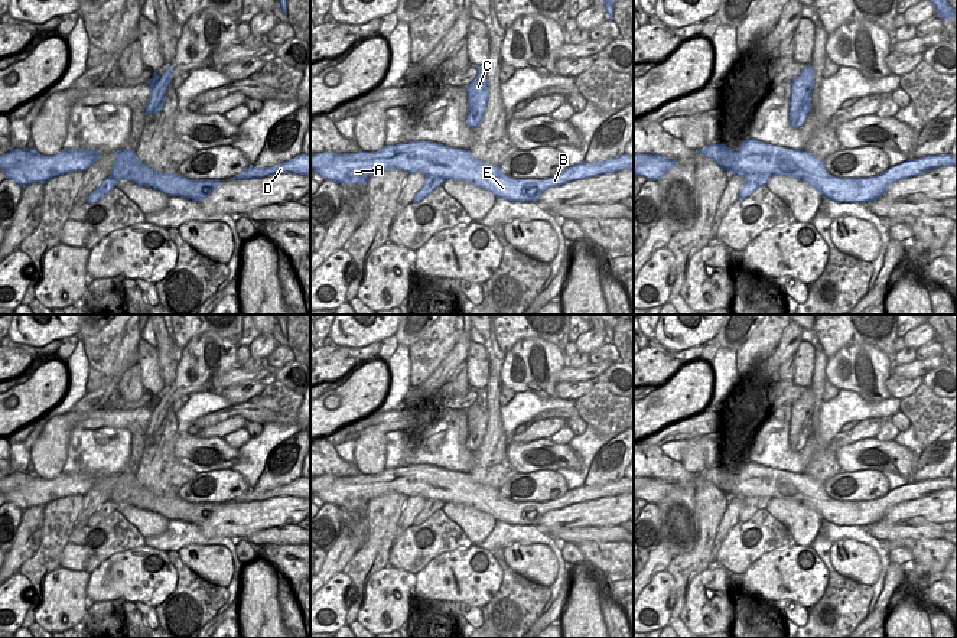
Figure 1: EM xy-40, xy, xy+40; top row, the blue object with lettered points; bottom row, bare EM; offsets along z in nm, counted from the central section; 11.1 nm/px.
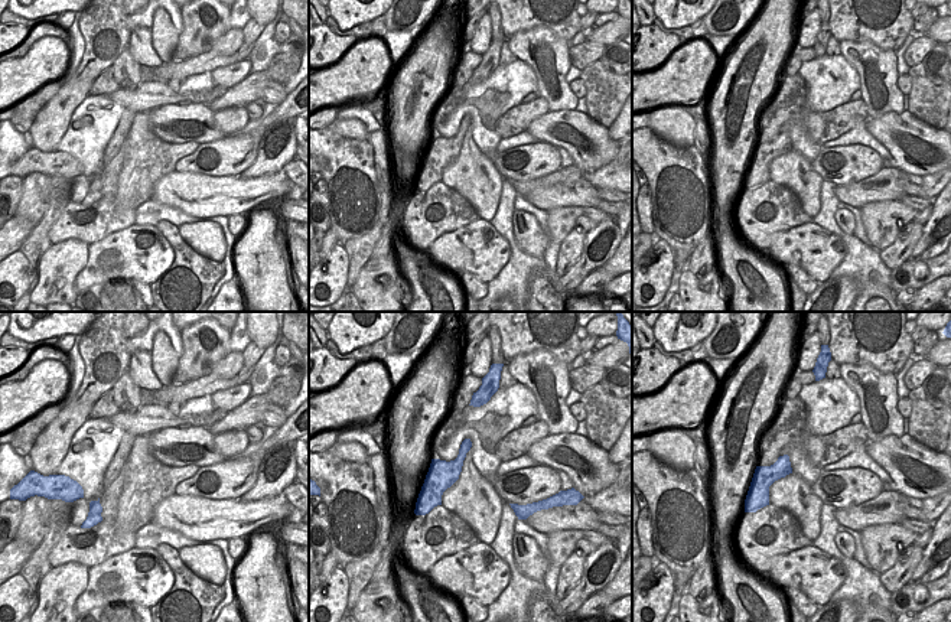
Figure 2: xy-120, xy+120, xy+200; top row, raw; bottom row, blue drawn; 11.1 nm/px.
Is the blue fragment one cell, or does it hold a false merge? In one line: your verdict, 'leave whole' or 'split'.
split

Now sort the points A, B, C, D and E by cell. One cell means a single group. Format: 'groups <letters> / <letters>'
groups A B D E / C

